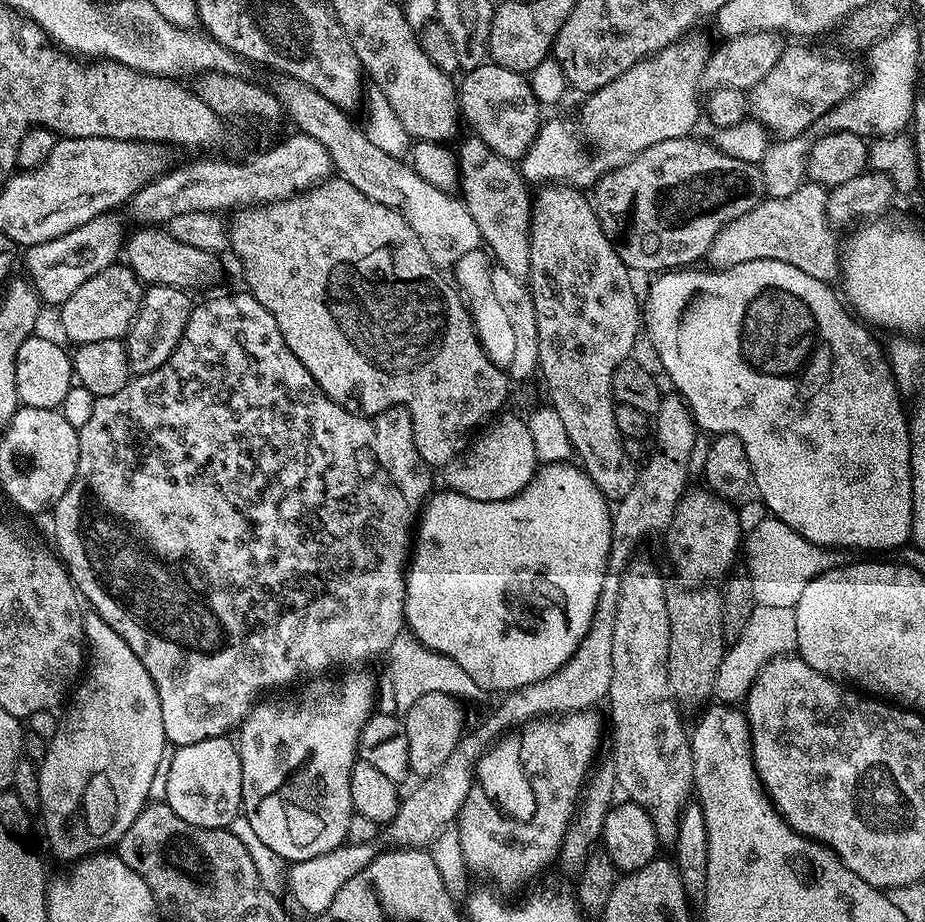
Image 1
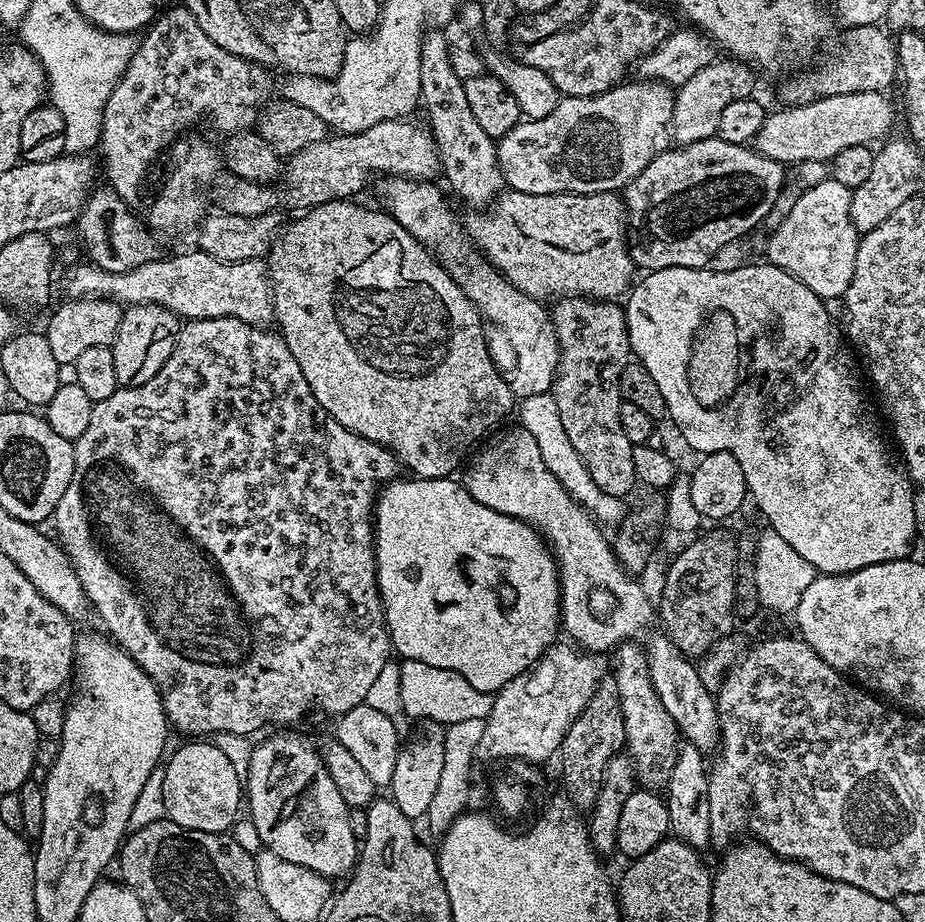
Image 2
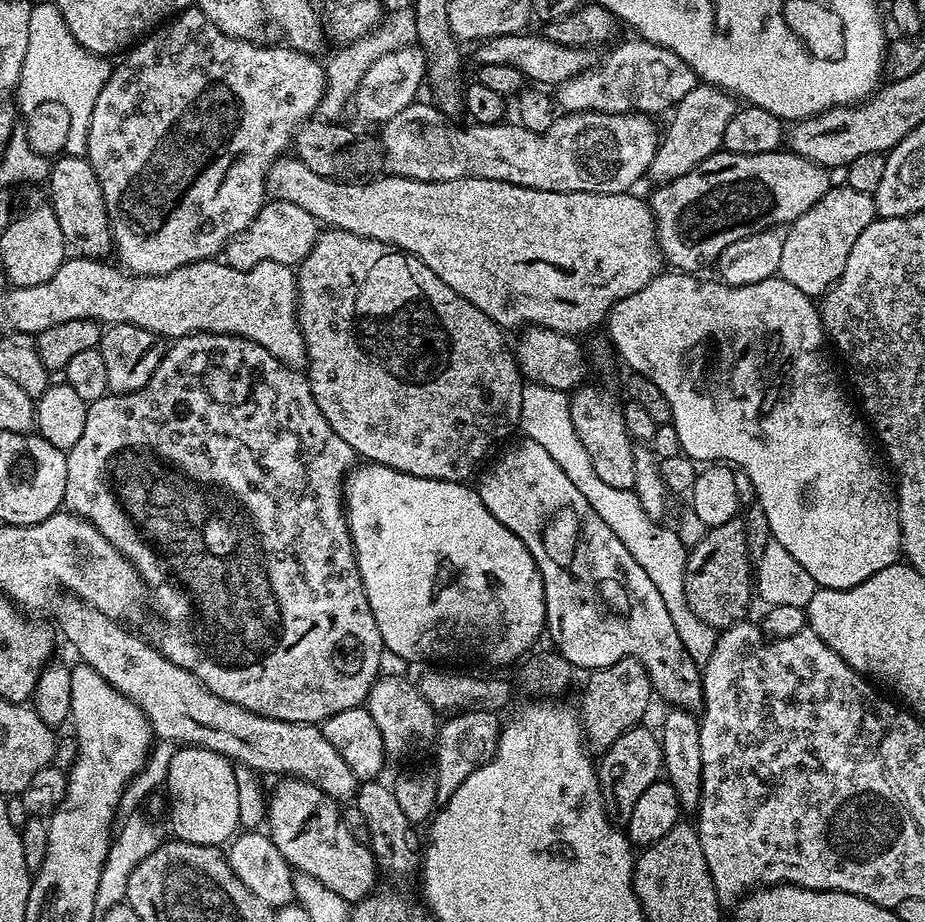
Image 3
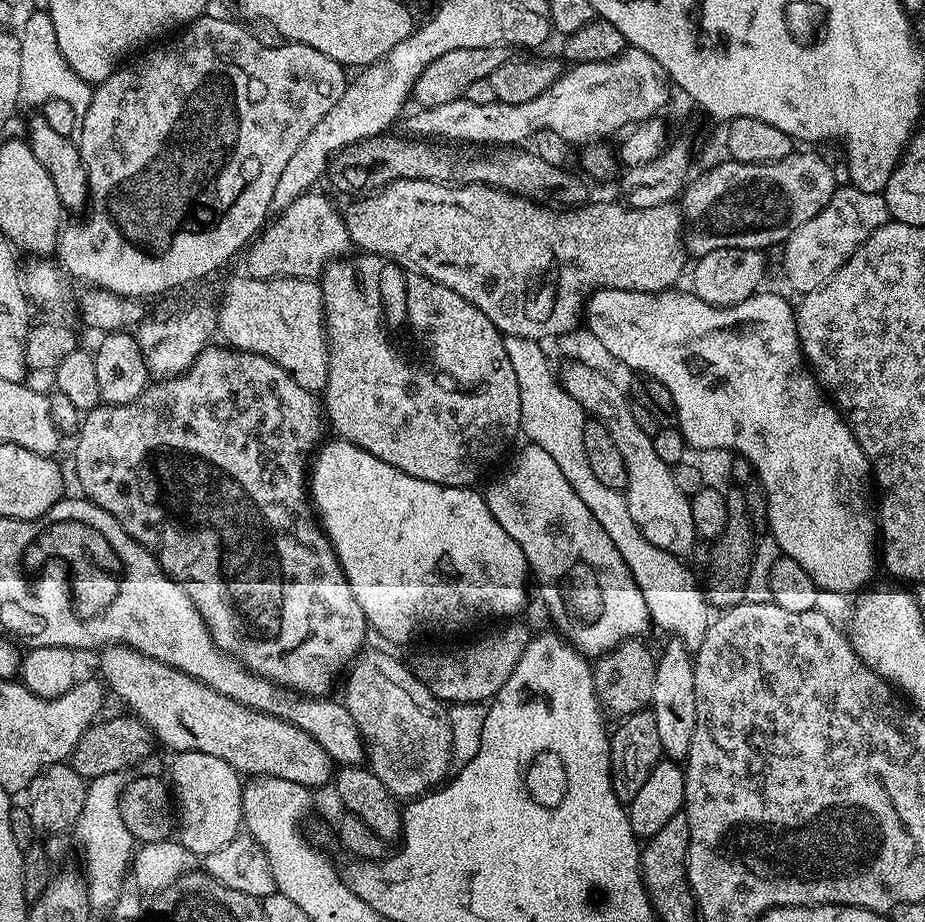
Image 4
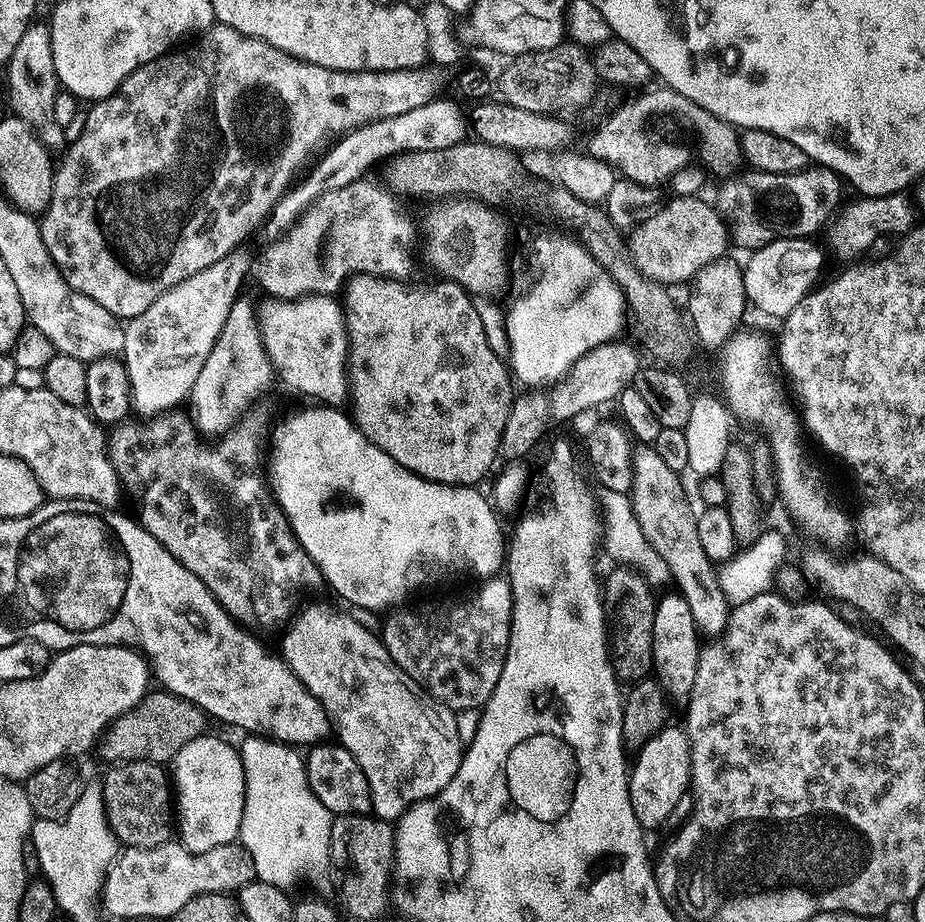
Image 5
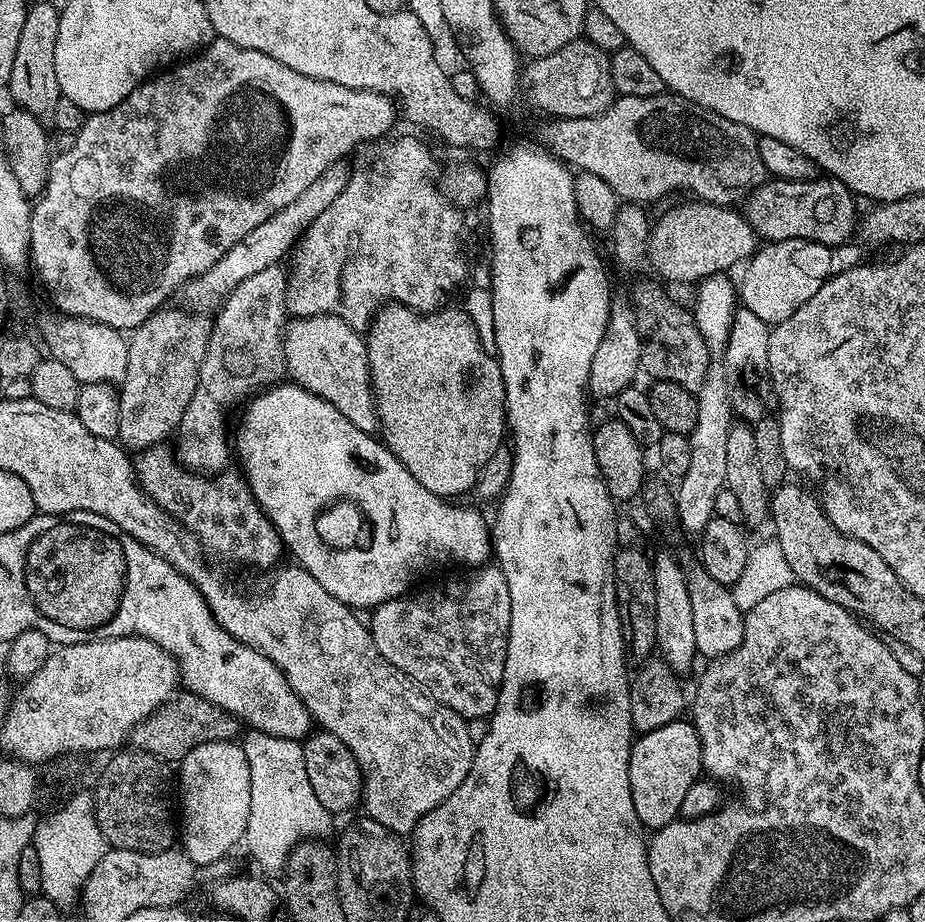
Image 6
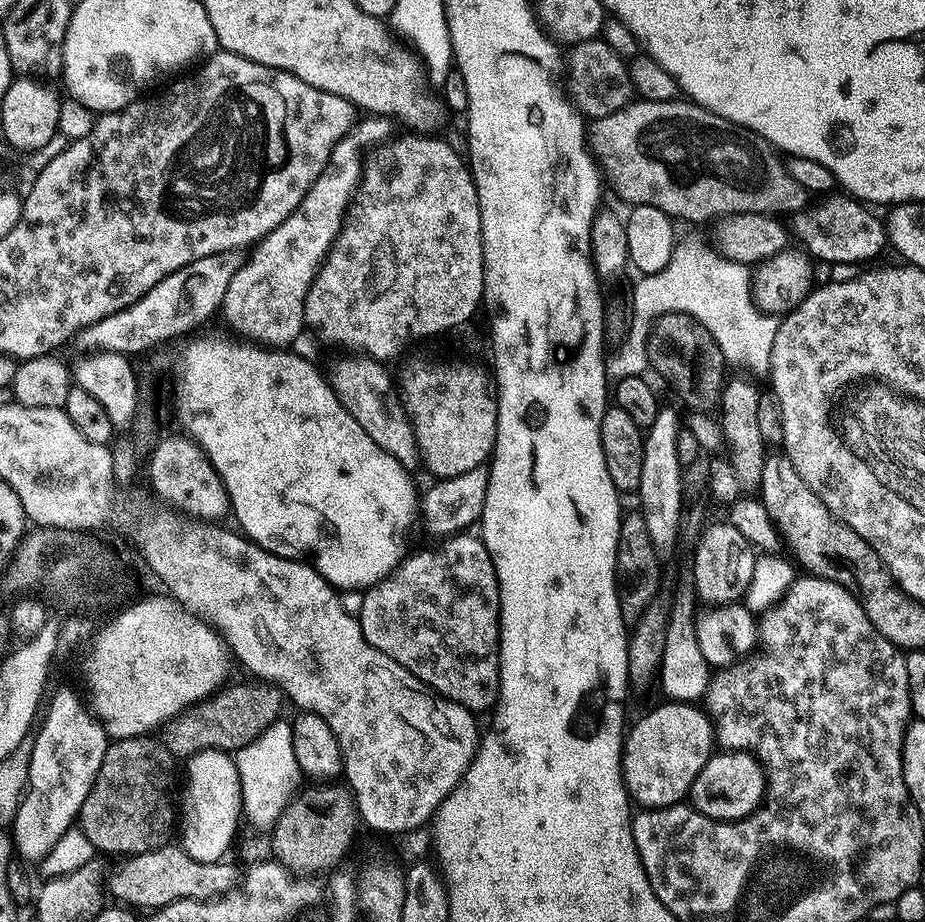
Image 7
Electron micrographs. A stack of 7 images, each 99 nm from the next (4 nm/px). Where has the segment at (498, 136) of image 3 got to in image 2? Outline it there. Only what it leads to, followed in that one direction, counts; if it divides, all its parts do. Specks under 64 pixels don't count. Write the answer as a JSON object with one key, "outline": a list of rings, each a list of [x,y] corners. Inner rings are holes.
{"outline":[[[637,79],[637,84],[621,82],[597,96],[566,96],[546,118],[525,119],[499,137],[496,153],[504,183],[513,192],[526,194],[598,194],[619,193],[630,181],[638,178],[658,154],[670,146],[672,111],[676,97],[673,89],[659,80]],[[408,118],[396,119],[379,122],[365,132],[329,135],[327,140],[314,142],[287,157],[282,176],[283,179],[288,179],[288,184],[276,188],[272,184],[235,179],[232,182],[234,184],[227,188],[221,207],[223,211],[240,217],[258,217],[266,212],[285,210],[284,208],[307,210],[331,200],[355,197],[355,192],[363,190],[364,183],[368,180],[368,172],[435,181],[442,172],[436,139],[423,123],[420,125],[411,122]]]}

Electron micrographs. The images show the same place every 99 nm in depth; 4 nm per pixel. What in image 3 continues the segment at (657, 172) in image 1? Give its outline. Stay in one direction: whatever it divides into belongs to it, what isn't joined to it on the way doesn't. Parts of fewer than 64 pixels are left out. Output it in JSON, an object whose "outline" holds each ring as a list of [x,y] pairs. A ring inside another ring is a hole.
{"outline":[[[723,150],[715,152],[710,158],[698,162],[698,166],[694,166],[694,170],[690,170],[673,180],[661,183],[657,187],[660,189],[653,196],[650,196],[652,217],[656,220],[656,238],[660,241],[660,254],[663,263],[672,270],[679,270],[689,274],[699,273],[699,268],[704,268],[707,264],[710,264],[710,266],[715,265],[722,252],[739,239],[748,238],[755,232],[766,231],[768,228],[791,224],[793,220],[797,220],[799,216],[806,214],[806,210],[810,210],[810,206],[817,204],[828,193],[829,187],[828,172],[825,169],[821,168],[819,164],[802,158],[798,153],[791,150],[777,150],[766,154],[734,154]]]}

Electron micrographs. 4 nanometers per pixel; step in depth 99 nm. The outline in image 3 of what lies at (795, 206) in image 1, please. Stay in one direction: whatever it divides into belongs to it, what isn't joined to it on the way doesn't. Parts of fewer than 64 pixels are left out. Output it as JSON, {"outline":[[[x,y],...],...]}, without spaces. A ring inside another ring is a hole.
{"outline":[[[851,186],[829,187],[828,193],[817,204],[810,206],[806,214],[802,214],[787,225],[788,233],[782,249],[779,275],[806,295],[813,298],[823,297],[832,287],[832,283],[842,274],[846,258],[850,258],[850,249],[854,247],[854,242],[858,242],[858,234],[862,234],[862,230],[866,230],[866,226],[870,226],[870,222],[874,219],[877,219],[876,203],[872,201],[869,193],[859,192]]]}

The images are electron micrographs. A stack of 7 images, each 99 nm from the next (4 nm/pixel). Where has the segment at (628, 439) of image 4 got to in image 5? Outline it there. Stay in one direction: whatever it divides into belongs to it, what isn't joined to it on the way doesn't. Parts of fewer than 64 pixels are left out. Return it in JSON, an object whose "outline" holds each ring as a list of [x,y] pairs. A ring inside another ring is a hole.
{"outline":[[[637,443],[631,451],[632,491],[630,499],[634,510],[634,518],[638,522],[638,526],[642,528],[642,534],[646,534],[646,542],[650,542],[650,546],[654,550],[658,550],[662,562],[666,562],[666,566],[672,575],[671,583],[680,587],[677,588],[679,595],[683,596],[686,606],[690,606],[690,614],[694,614],[696,631],[705,637],[715,638],[728,625],[730,605],[726,594],[722,594],[722,586],[716,577],[717,569],[714,567],[714,562],[710,558],[706,558],[706,550],[702,550],[702,541],[698,539],[698,526],[696,525],[697,513],[694,508],[692,512],[691,506],[688,505],[690,496],[685,491],[681,473],[670,470],[662,462],[662,459],[658,458],[651,444]]]}

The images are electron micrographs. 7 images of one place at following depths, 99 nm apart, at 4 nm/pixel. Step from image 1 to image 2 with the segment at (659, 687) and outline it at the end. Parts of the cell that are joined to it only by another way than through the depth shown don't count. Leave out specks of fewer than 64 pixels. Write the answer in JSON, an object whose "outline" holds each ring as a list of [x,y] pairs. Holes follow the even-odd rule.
{"outline":[[[639,643],[621,644],[615,649],[616,674],[614,681],[620,695],[621,710],[625,718],[626,752],[636,766],[636,775],[641,785],[652,790],[665,787],[674,771],[674,762],[680,753],[682,737],[676,728],[674,718],[662,706],[662,702],[650,678],[648,656]]]}

